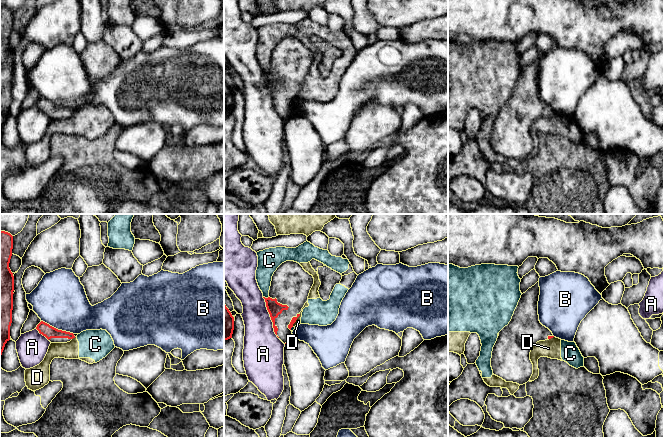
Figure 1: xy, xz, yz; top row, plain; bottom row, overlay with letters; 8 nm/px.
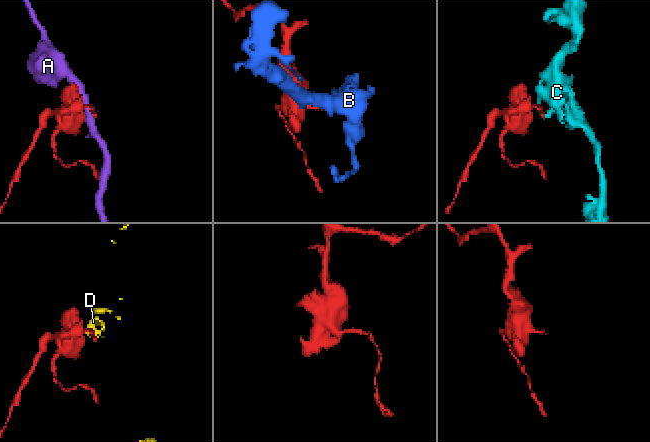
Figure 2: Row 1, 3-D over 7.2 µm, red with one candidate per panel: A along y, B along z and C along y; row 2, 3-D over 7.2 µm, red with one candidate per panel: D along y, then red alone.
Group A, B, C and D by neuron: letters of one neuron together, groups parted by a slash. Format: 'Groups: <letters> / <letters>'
Groups: A / B / C D

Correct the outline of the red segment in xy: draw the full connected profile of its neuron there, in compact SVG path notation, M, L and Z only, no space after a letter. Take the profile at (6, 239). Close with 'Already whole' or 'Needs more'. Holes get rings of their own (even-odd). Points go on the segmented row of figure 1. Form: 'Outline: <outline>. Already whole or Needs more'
Outline: M0 231L0 359L5 344L10 340L12 323L14 276L9 268L13 236Z. Already whole

